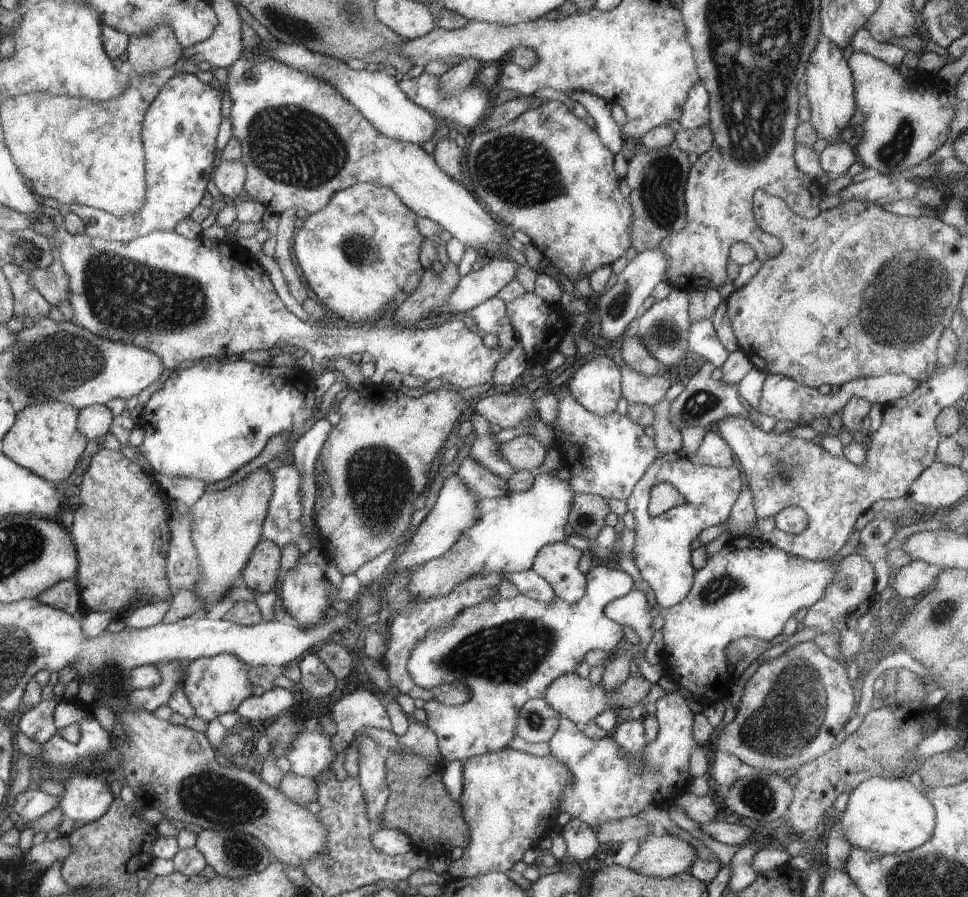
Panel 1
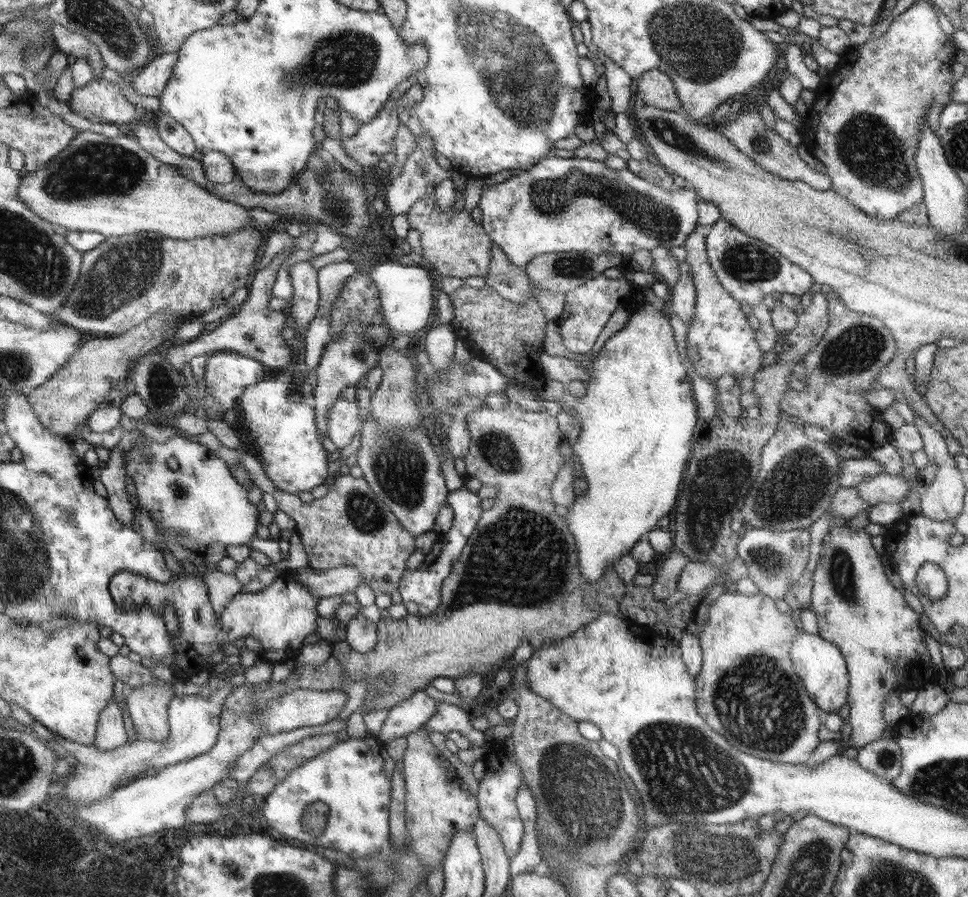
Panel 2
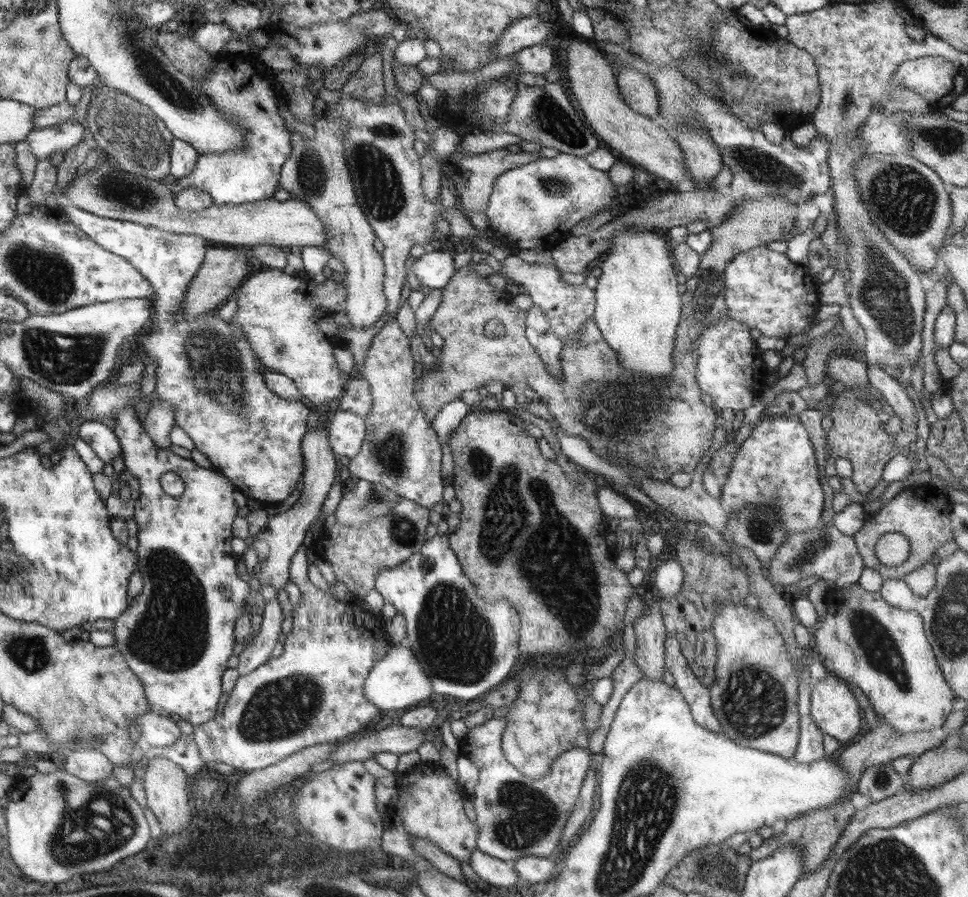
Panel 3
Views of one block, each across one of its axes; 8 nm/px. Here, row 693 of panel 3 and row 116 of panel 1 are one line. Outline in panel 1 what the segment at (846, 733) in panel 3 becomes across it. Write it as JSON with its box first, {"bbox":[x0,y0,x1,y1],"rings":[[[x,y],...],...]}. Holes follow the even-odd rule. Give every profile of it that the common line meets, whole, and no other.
{"bbox":[806,35,856,144],"rings":[[[820,35],[818,46],[814,48],[814,56],[808,60],[806,68],[807,91],[806,98],[810,104],[811,117],[809,123],[818,134],[817,138],[824,139],[828,144],[842,142],[838,136],[850,122],[854,110],[856,110],[856,89],[852,82],[852,69],[846,64],[846,58],[842,50],[827,36]]]}

